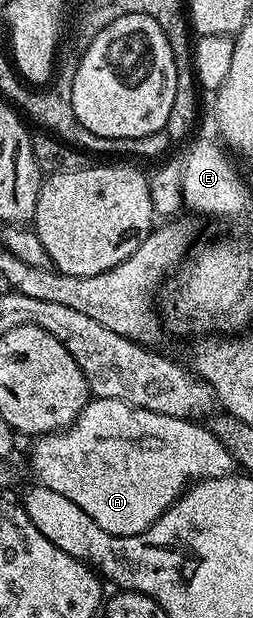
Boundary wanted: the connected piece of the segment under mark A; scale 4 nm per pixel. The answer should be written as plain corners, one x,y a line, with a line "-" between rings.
92,398
83,406
83,412
78,415
70,427
64,427
62,431
51,431
47,435
40,435
34,440
31,447
31,467
35,470
35,475
42,486
48,487
54,493
59,493
62,497
67,497
73,504
79,506
85,511
103,529
110,535
139,535
145,529
149,529
153,524
163,516
179,496
191,486
192,483
201,479
212,479
222,475
230,475
236,470
237,464
235,458
217,441
217,437
206,427
198,427
198,422
189,419
178,419
177,417
165,417
161,413
153,413
149,409
141,409
129,405
125,401
116,399
97,399

